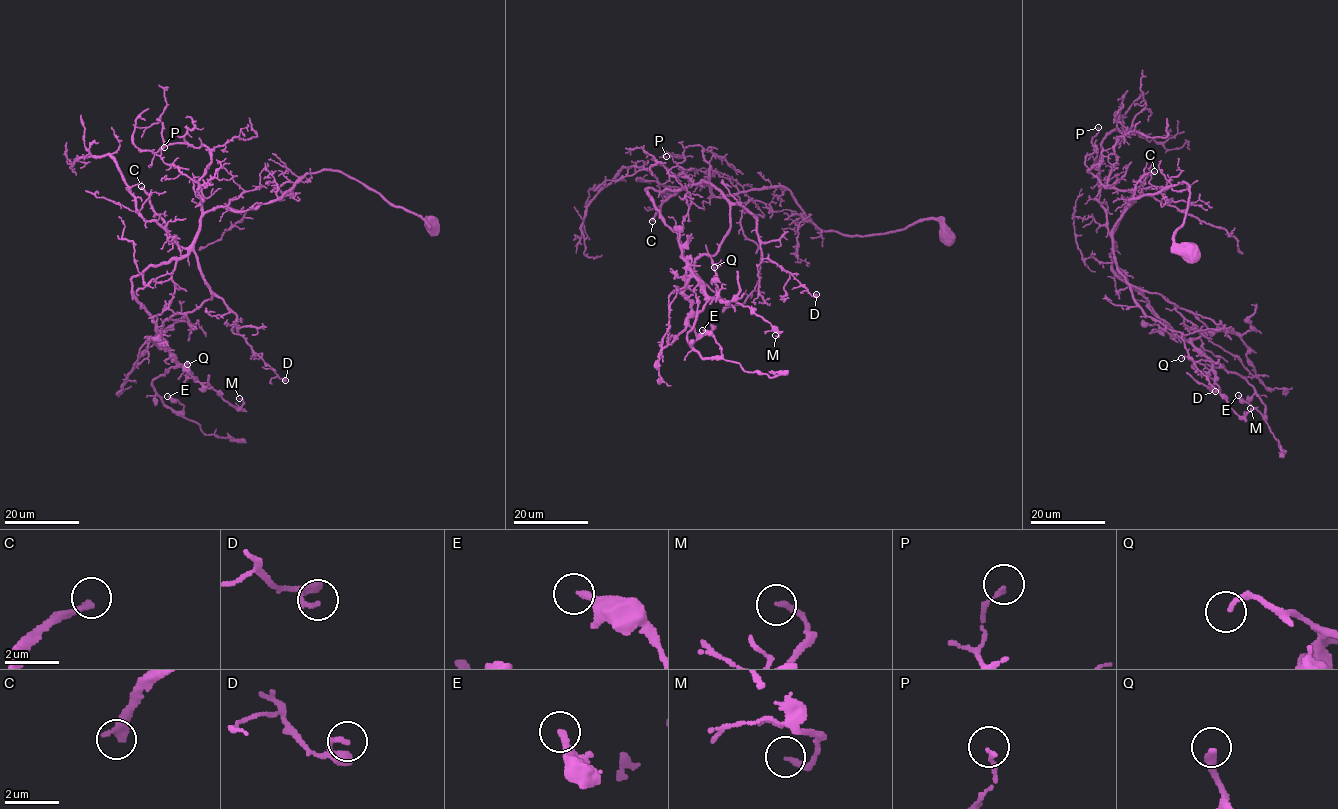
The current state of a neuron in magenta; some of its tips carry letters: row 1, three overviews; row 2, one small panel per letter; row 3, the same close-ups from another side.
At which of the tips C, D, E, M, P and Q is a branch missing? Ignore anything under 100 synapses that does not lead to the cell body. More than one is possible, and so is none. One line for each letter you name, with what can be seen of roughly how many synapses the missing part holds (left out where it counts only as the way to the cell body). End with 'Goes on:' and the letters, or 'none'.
C: 190 synapses
Goes on: C

